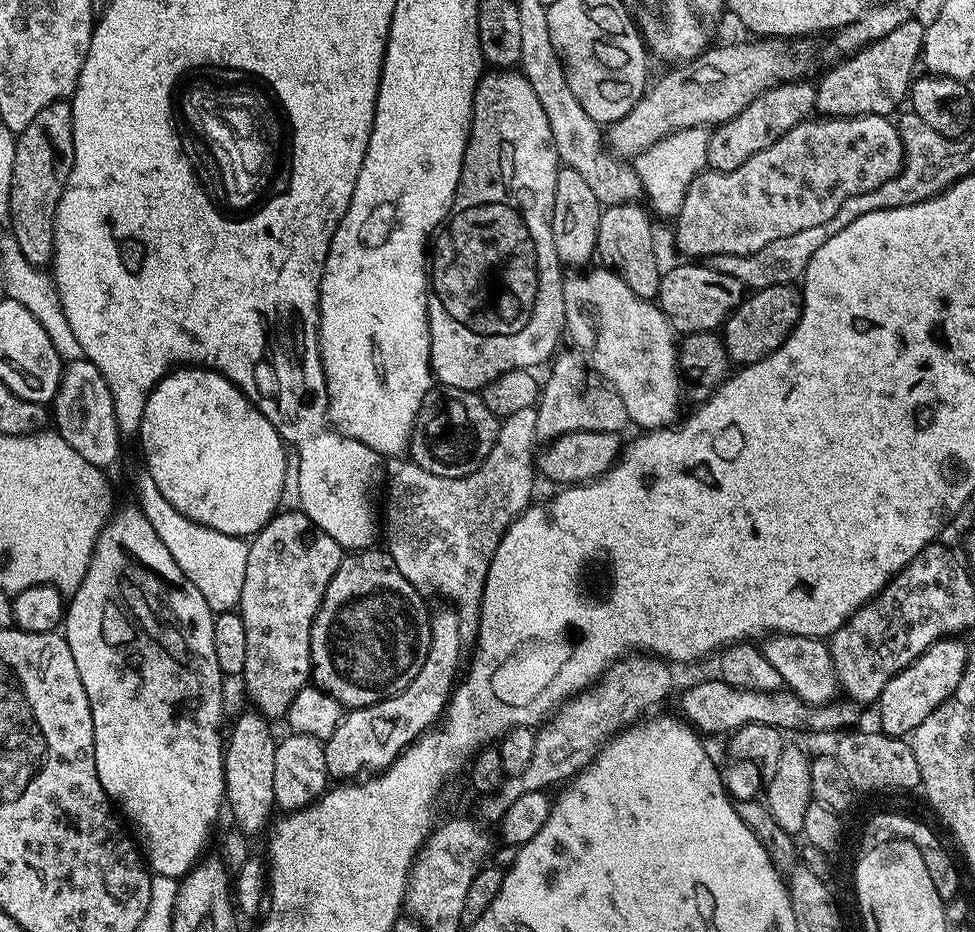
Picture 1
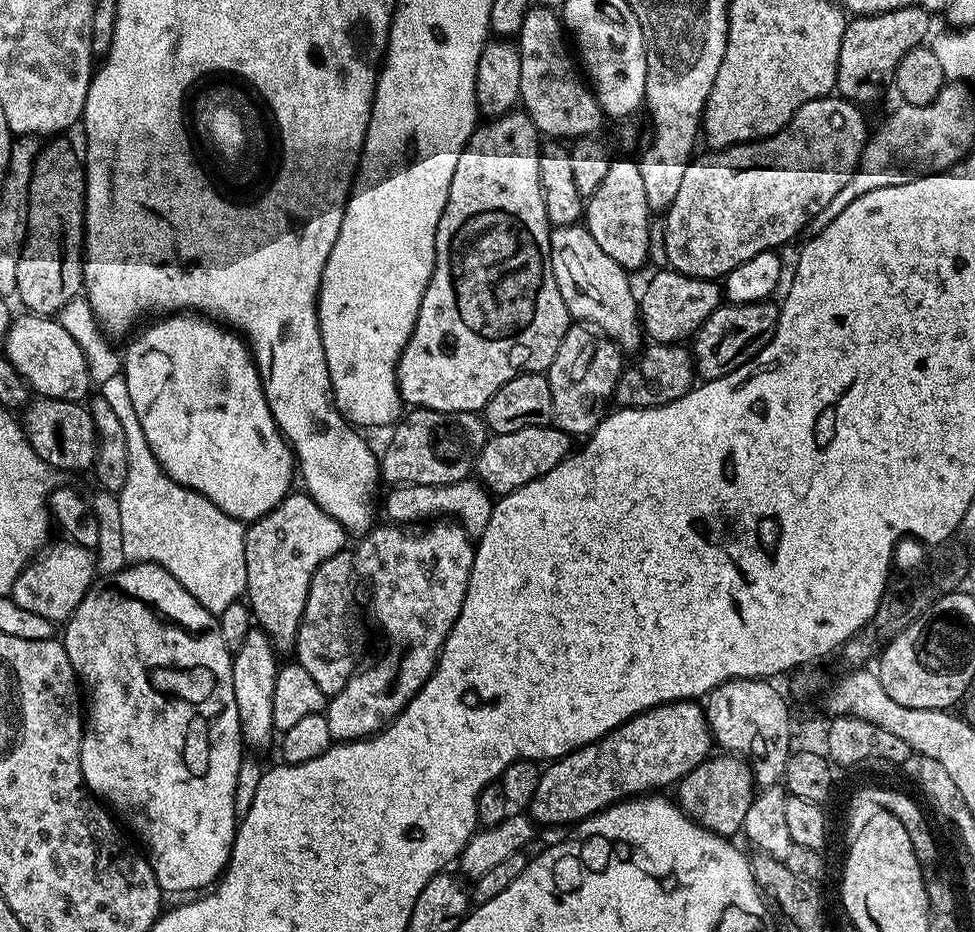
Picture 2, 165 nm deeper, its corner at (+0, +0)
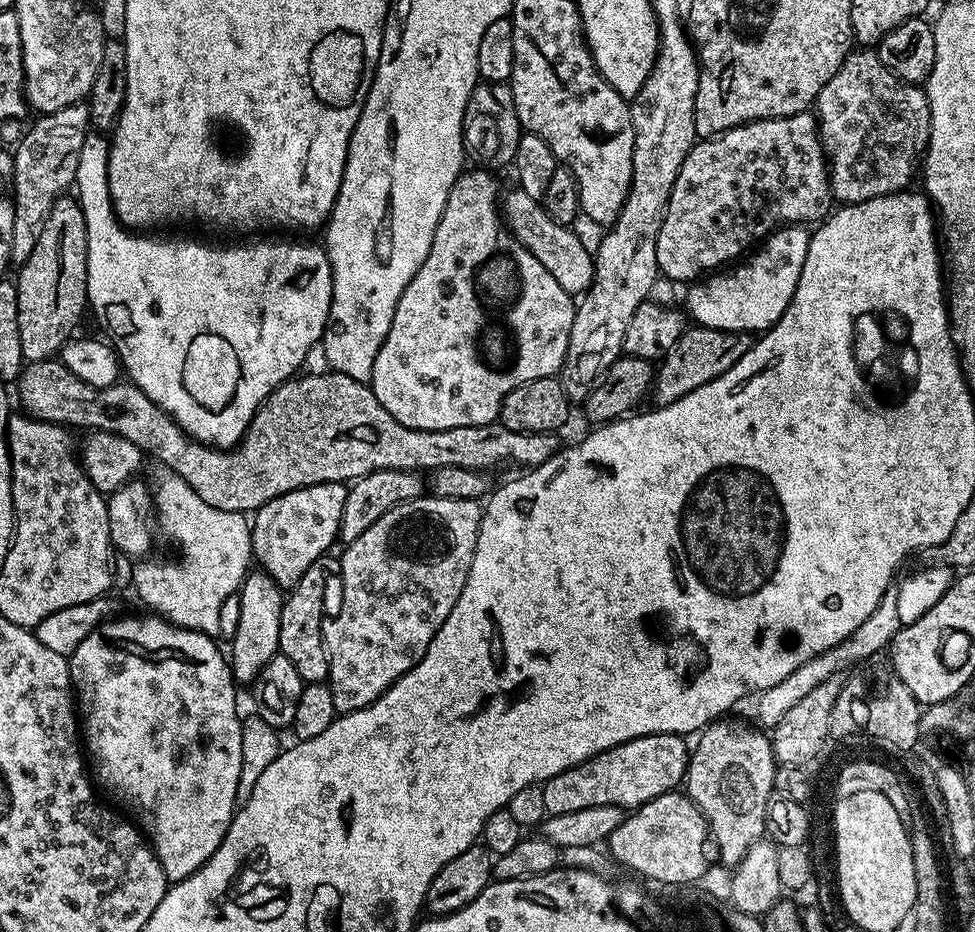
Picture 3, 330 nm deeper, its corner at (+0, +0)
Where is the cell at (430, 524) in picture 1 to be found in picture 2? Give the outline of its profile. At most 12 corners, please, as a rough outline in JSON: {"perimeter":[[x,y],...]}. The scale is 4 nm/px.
{"perimeter":[[475,478],[401,484],[382,512],[401,526],[451,518],[479,538],[494,503]]}

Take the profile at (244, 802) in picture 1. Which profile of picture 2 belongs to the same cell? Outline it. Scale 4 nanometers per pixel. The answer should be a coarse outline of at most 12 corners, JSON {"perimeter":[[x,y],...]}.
{"perimeter":[[258,626],[232,653],[234,702],[245,745],[274,726],[278,653]]}

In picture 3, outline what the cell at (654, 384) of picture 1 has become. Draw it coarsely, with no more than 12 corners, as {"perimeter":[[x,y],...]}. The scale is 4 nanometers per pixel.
{"perimeter":[[519,186],[502,219],[562,290],[580,294],[593,253]]}

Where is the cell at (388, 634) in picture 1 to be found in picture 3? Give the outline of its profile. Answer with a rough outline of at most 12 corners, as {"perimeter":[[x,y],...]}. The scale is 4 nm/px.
{"perimeter":[[332,554],[319,556],[284,597],[279,655],[305,684],[328,679],[320,632]]}

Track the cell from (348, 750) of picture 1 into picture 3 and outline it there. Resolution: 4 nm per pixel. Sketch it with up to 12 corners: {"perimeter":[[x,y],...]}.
{"perimeter":[[480,500],[398,504],[339,557],[320,632],[337,713],[430,650]]}

